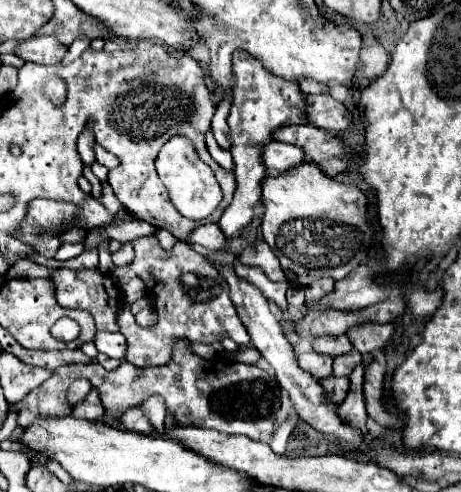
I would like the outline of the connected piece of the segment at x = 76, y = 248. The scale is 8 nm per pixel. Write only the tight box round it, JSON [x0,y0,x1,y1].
[54,241,84,261]

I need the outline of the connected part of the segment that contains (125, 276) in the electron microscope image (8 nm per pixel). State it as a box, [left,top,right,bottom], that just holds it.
[112,235,250,367]

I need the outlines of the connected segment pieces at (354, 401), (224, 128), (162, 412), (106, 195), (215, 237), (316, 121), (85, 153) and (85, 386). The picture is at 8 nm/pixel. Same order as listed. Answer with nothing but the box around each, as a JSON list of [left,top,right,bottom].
[[340,353,374,433],[212,97,230,151],[142,397,166,433],[102,183,120,215],[186,223,226,251],[306,95,352,131],[77,125,95,167],[68,379,92,407]]

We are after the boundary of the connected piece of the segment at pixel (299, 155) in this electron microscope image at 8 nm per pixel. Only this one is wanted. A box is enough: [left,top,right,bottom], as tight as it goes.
[264,141,306,175]

